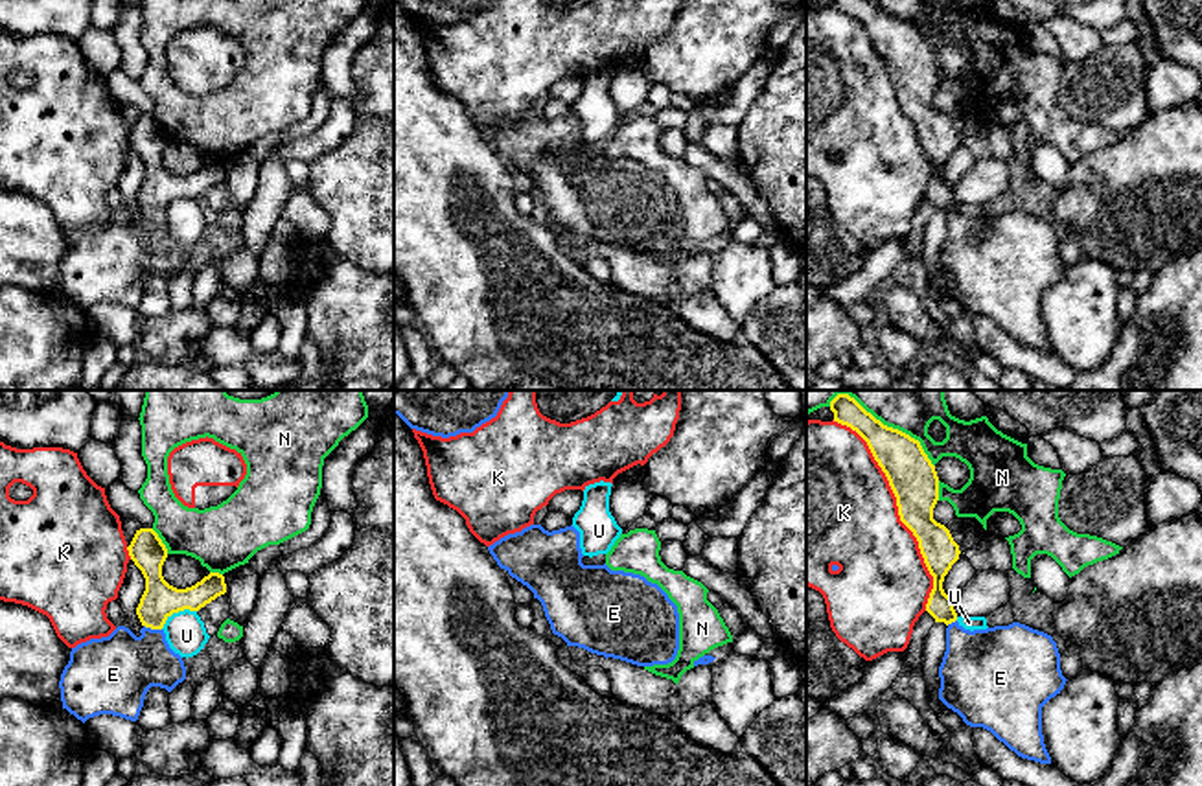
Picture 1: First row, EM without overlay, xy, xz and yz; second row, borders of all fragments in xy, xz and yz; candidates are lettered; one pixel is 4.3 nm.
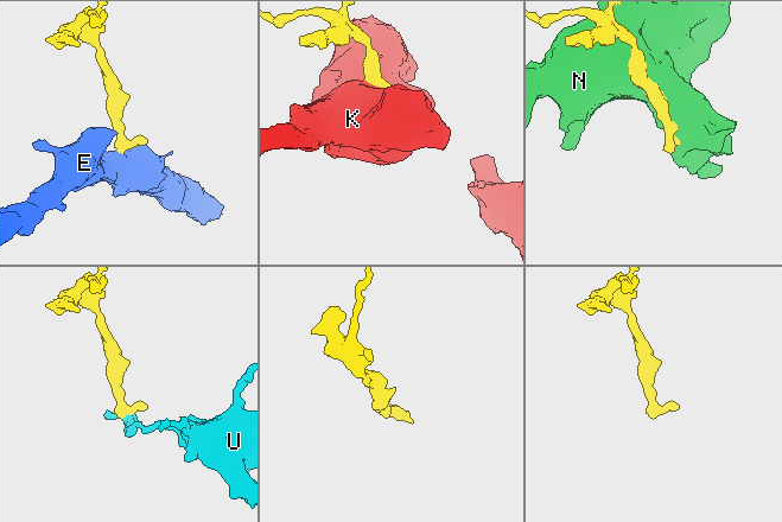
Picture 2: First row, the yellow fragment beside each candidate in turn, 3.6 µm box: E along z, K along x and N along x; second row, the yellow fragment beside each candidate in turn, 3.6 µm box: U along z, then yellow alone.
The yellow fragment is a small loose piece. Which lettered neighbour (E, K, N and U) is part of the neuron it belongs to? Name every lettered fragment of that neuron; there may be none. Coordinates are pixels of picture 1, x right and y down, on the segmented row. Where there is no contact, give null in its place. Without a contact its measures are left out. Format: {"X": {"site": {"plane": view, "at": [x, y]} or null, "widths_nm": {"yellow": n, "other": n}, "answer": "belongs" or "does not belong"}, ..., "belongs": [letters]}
{"E": {"site": {"plane": "xy", "at": [153, 628]}, "widths_nm": {"yellow": 160, "other": 320}, "answer": "belongs"}, "K": {"site": {"plane": "yz", "at": [899, 510]}, "widths_nm": {"yellow": 200, "other": 480}, "answer": "does not belong"}, "N": {"site": {"plane": "yz", "at": [886, 426]}, "widths_nm": {"yellow": 200, "other": 340}, "answer": "does not belong"}, "U": {"site": {"plane": "xy", "at": [177, 612]}, "widths_nm": {"yellow": 160, "other": 180}, "answer": "does not belong"}, "belongs": ["E"]}

